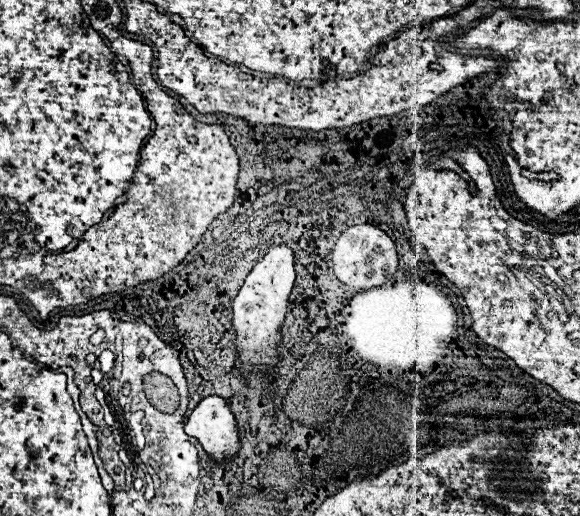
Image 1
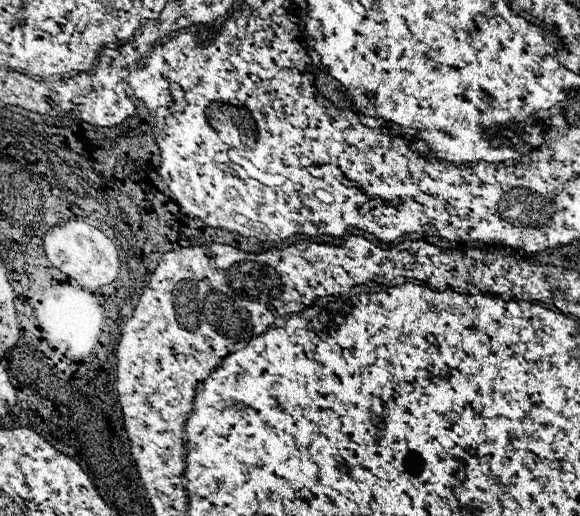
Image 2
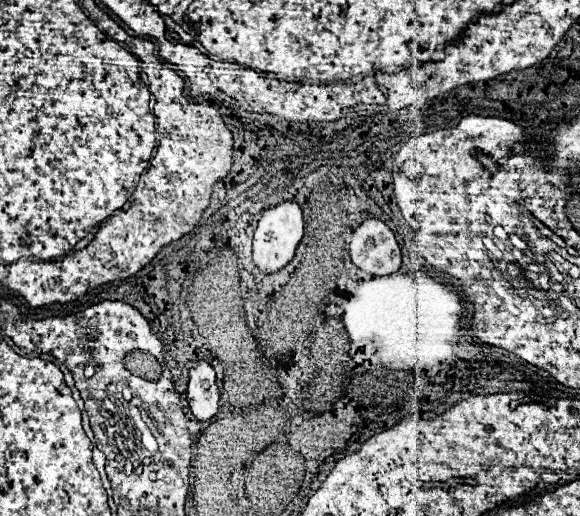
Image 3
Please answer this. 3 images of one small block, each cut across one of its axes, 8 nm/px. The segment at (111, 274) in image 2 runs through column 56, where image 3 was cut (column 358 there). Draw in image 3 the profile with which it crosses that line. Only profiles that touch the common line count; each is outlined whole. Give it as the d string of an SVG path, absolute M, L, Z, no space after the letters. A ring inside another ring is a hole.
M364 220L352 234L350 258L372 276L388 276L400 268L402 254L394 232L380 220Z

